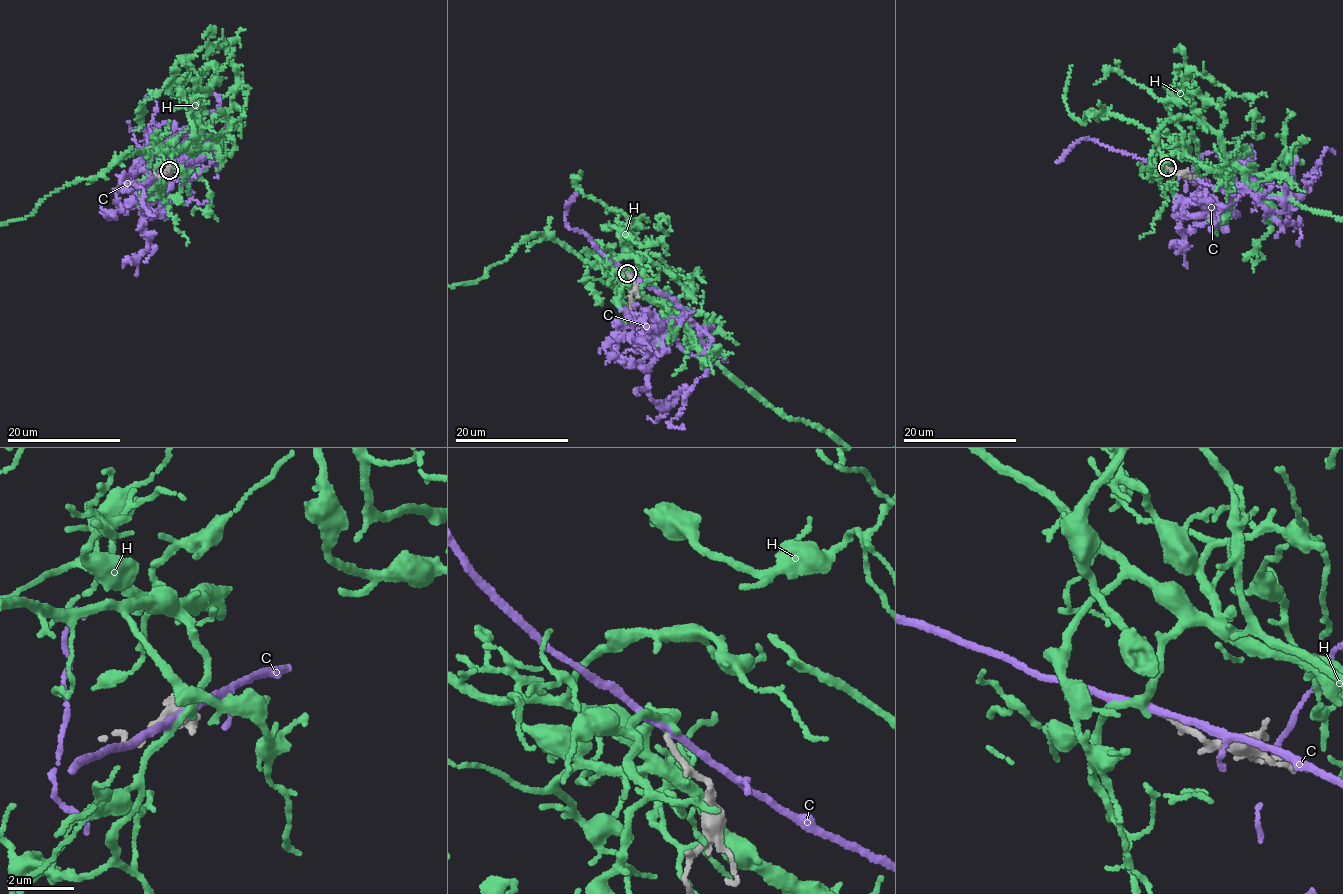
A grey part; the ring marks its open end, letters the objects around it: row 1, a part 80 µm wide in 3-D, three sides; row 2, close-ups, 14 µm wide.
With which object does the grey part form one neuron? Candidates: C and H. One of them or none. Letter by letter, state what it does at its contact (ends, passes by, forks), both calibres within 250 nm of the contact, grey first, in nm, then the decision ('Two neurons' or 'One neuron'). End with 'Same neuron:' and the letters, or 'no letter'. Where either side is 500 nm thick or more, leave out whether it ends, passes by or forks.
C: It passes by. Thickness 170 nm (grey) against 200 nm. Two neurons
H: It passes by. Thickness 150 nm (grey) against 200 nm. One neuron
Same neuron: H

